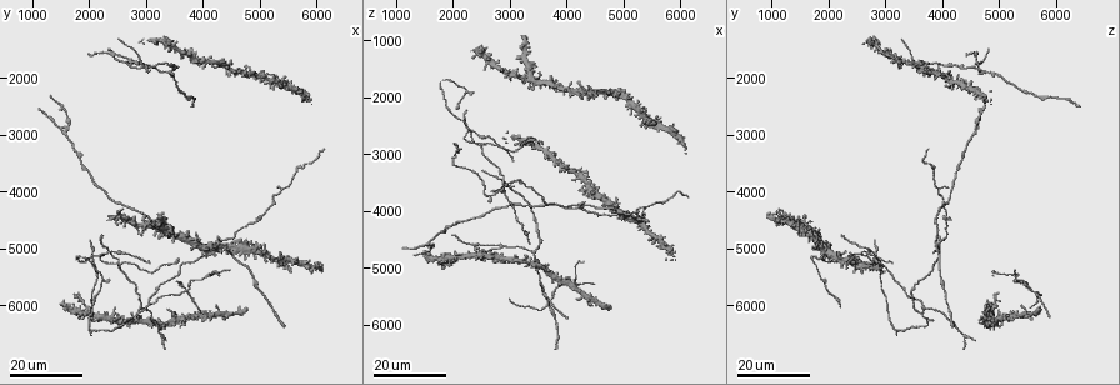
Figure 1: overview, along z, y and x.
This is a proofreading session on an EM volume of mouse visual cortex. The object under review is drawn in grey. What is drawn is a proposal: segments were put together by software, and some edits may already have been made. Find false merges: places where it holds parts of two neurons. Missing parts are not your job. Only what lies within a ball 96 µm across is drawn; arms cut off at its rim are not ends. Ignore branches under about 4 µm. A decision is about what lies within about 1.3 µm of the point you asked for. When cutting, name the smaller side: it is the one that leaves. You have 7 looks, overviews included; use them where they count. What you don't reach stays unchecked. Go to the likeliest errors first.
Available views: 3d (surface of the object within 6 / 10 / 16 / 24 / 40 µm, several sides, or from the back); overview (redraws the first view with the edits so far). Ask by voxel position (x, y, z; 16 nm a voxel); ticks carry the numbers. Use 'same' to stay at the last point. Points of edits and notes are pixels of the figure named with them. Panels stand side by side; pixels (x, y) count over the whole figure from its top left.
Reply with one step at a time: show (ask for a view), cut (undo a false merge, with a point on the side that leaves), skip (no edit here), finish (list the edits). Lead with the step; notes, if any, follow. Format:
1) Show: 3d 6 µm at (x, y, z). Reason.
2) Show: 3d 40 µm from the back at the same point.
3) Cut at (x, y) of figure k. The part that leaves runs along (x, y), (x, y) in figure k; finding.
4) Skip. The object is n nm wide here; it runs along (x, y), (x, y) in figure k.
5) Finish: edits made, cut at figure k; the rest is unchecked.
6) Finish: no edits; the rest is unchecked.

Show: 3d 24 µm at (3700, 5700, 5600). Four-way junction.

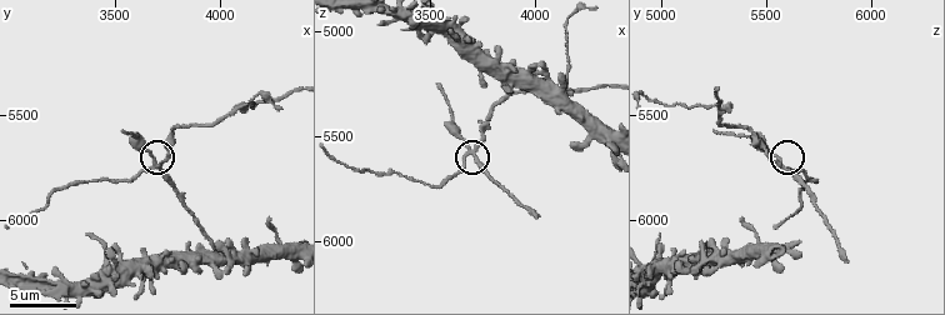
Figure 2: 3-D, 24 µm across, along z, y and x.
Show: 3d 6 µm at (3700, 5730, 5570). Zoom in.

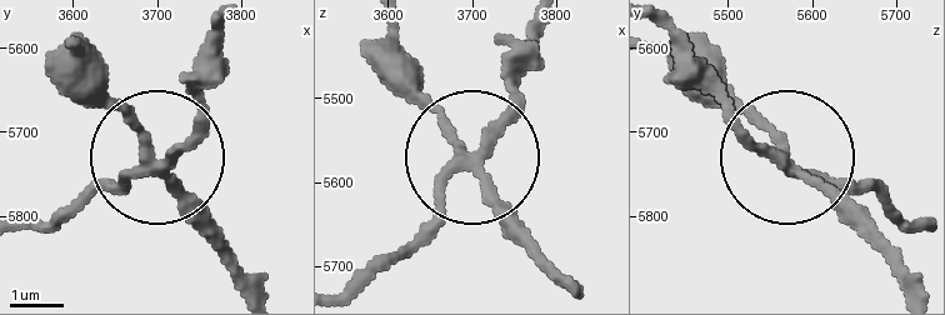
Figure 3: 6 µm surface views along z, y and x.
Cut at (120, 188) of figure 3. The side arm is 7 µm long; the part that leaves runs along (791, 164), (661, 29) in figure 3; a second neuron is stuck on.

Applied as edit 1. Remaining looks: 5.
Show: 3d 16 µm at (3450, 1850, 4700). Looks like a crossing.

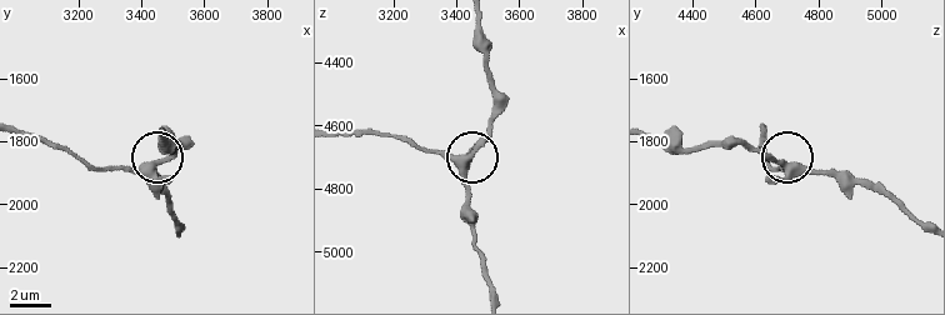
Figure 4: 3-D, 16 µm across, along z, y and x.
Show: 3d 6 µm at (3430, 1870, 4700).

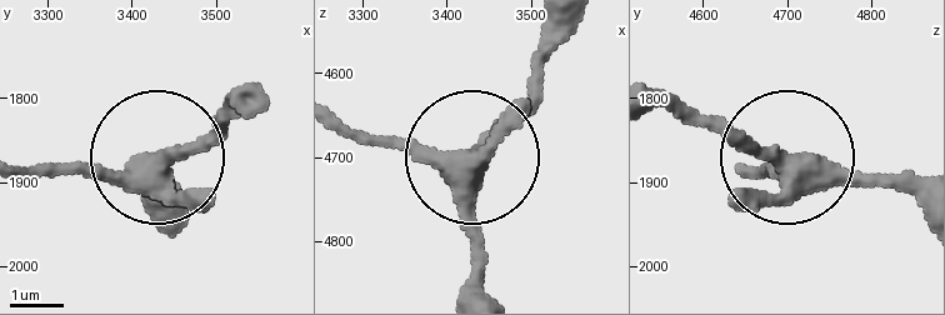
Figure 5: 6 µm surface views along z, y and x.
Skip. It runs along (751, 168), (814, 154), (921, 180) in figure 5; one neuron here.

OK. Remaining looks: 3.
Finish: edits made, cut at figure 3; the rest is unchecked.

